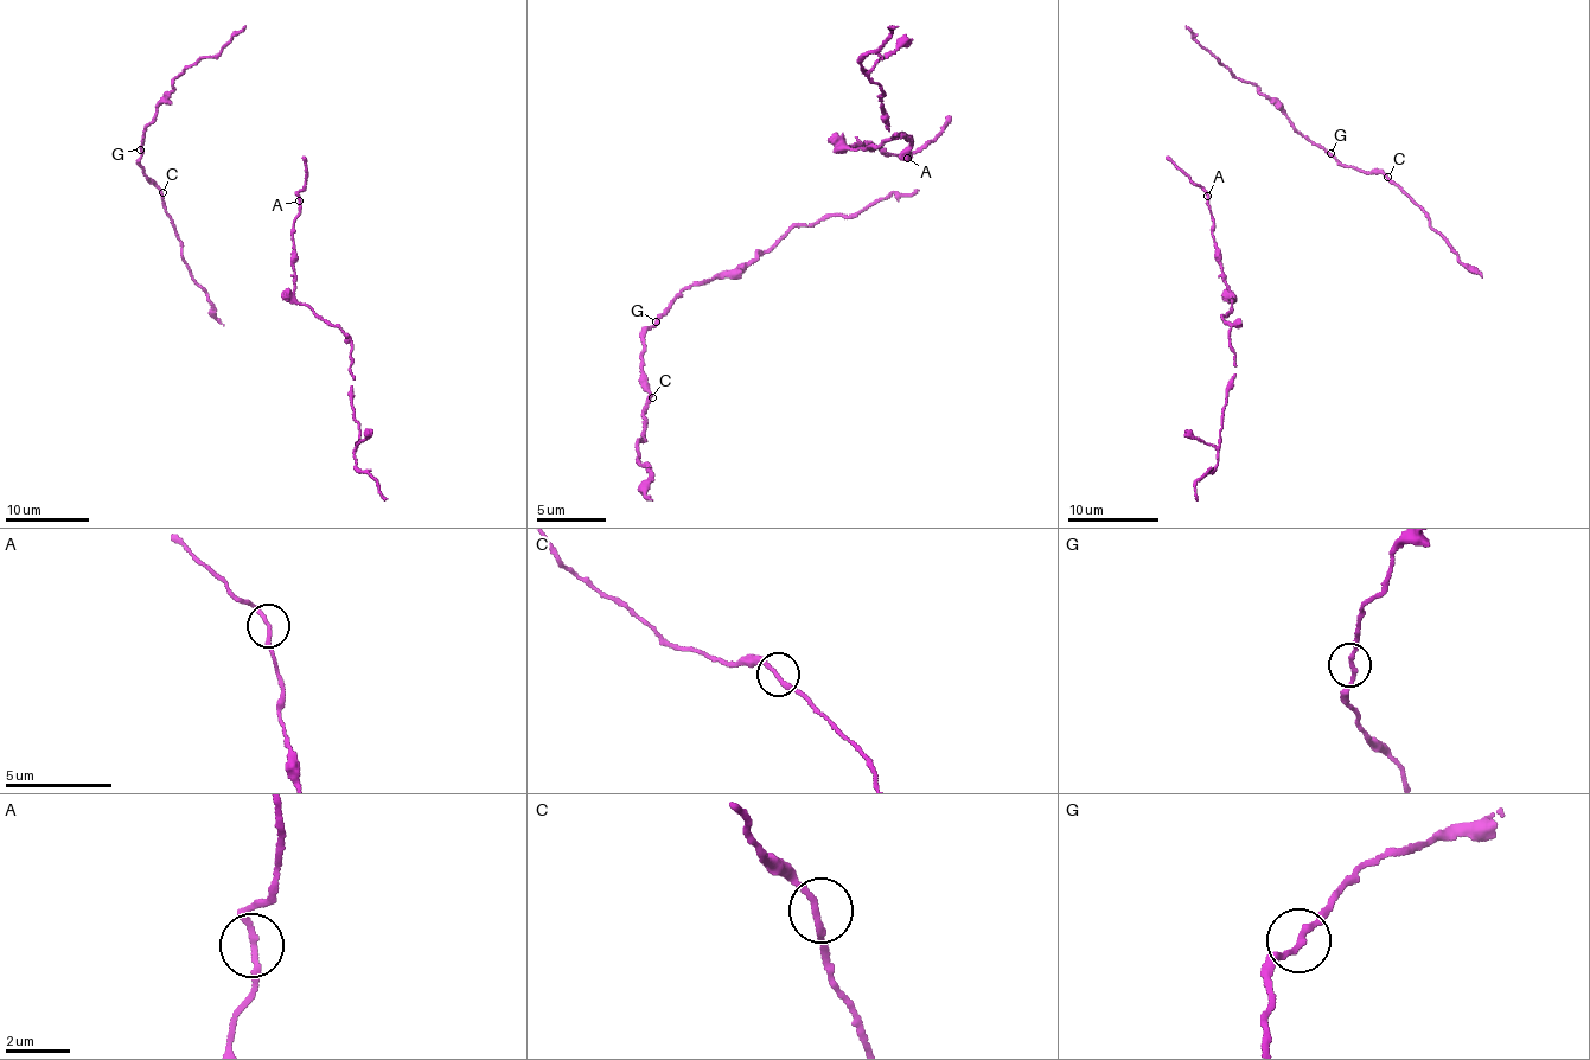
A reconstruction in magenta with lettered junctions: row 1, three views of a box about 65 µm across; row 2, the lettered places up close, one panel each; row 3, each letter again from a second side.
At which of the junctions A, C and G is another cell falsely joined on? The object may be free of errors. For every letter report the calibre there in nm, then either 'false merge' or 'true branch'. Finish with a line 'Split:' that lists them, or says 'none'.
A: 180 nm | true branch
C: 180 nm | true branch
G: 180 nm | true branch
Split: none

